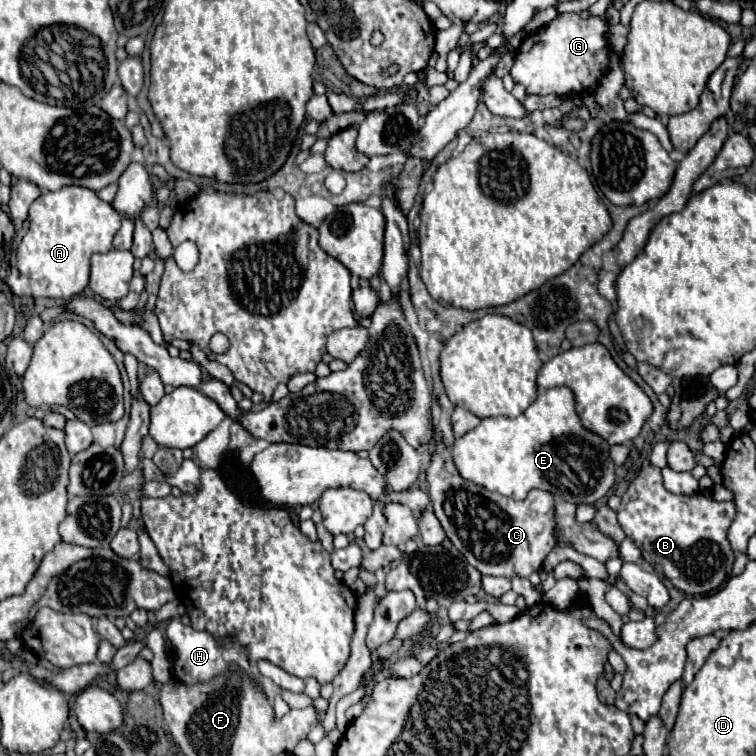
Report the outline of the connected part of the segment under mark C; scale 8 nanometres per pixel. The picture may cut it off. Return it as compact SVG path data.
M442 440L436 442L432 452L426 482L434 514L440 520L446 536L464 554L468 564L482 574L506 578L530 576L542 568L544 558L556 546L554 498L550 492L532 490L524 500L512 500L480 488L456 472L450 446L446 446Z

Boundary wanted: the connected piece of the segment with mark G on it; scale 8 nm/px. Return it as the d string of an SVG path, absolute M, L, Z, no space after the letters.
M576 12L558 14L548 26L530 34L510 68L510 76L516 84L522 84L528 94L556 94L576 96L592 92L608 68L610 46L606 38L608 22L600 16L582 20Z

